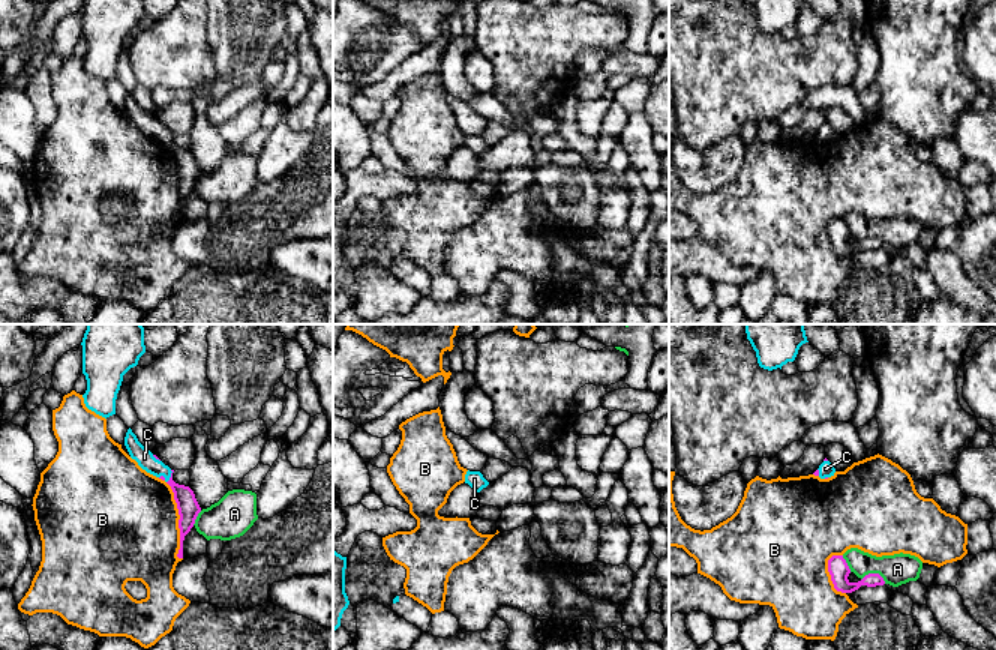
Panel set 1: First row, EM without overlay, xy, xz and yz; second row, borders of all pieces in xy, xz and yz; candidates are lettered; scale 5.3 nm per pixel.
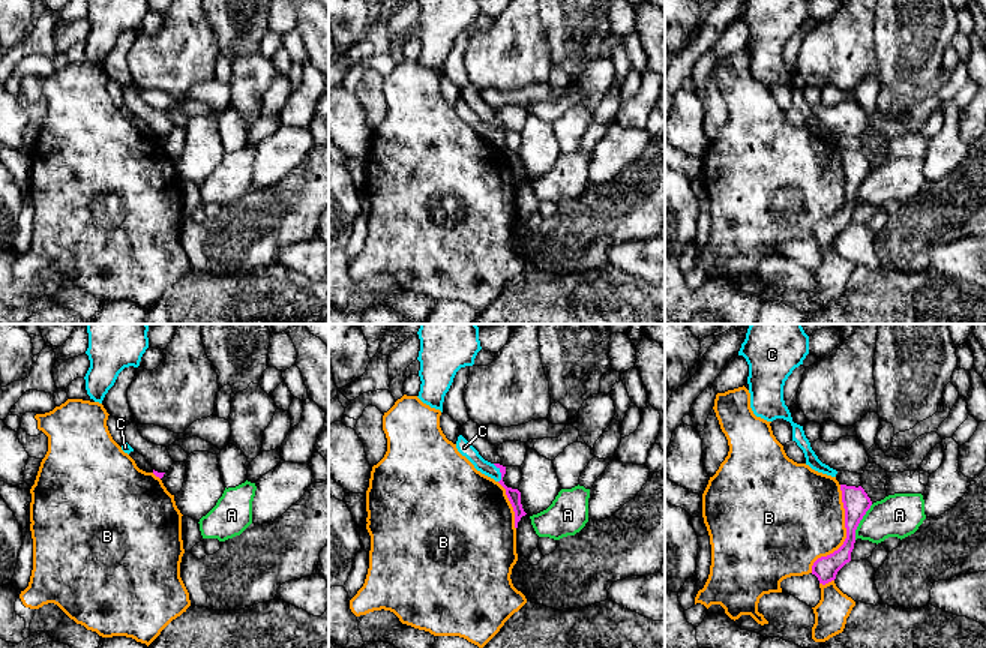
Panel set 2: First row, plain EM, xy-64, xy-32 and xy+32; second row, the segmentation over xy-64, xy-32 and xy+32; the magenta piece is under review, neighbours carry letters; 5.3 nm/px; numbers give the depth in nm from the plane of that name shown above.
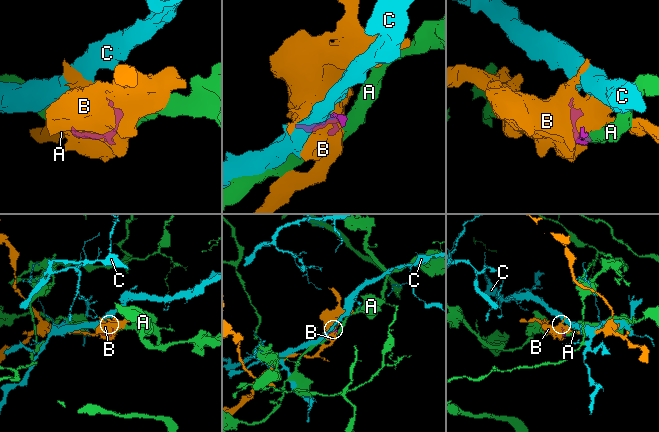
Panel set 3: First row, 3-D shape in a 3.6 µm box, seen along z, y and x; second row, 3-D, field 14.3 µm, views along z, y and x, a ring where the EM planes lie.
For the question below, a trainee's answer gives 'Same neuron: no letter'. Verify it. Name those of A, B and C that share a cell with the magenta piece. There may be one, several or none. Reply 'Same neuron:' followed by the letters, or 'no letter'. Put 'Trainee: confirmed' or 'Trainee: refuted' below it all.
Same neuron: C
Trainee: refuted

